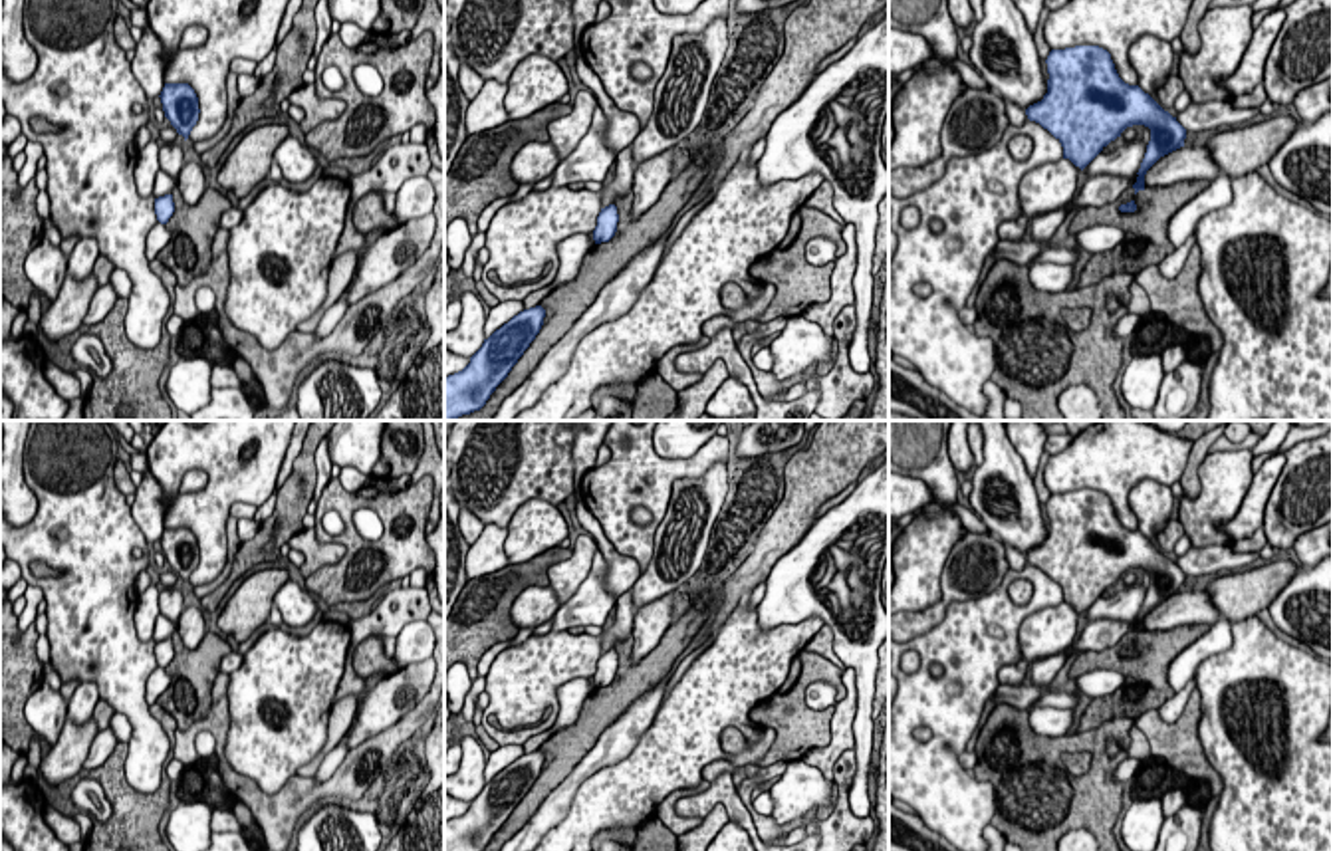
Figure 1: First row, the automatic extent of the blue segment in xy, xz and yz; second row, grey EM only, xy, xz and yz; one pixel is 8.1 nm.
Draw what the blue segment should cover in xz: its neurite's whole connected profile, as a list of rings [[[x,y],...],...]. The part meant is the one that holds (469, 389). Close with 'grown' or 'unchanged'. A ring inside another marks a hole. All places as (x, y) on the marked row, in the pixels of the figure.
[[[542,305],[520,311],[484,339],[462,371],[444,377],[444,421],[456,421],[486,405],[540,333],[544,317]]]; unchanged

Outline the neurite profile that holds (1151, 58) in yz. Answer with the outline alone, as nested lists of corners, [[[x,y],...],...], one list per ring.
[[[1150,34],[1141,36],[1129,48],[1129,61],[1145,93],[1156,93],[1172,69],[1172,46]]]

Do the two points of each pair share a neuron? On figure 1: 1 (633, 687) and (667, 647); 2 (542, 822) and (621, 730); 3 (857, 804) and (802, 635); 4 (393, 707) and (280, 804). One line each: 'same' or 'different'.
1: same
2: same
3: different
4: different

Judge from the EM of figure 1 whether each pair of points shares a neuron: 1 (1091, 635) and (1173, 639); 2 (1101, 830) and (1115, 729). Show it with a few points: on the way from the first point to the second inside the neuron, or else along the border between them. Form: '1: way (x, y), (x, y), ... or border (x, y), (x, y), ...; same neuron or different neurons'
1: border (1131, 629), (1115, 645), (1084, 653); different neurons
2: way (1099, 804), (1099, 752); same neuron

